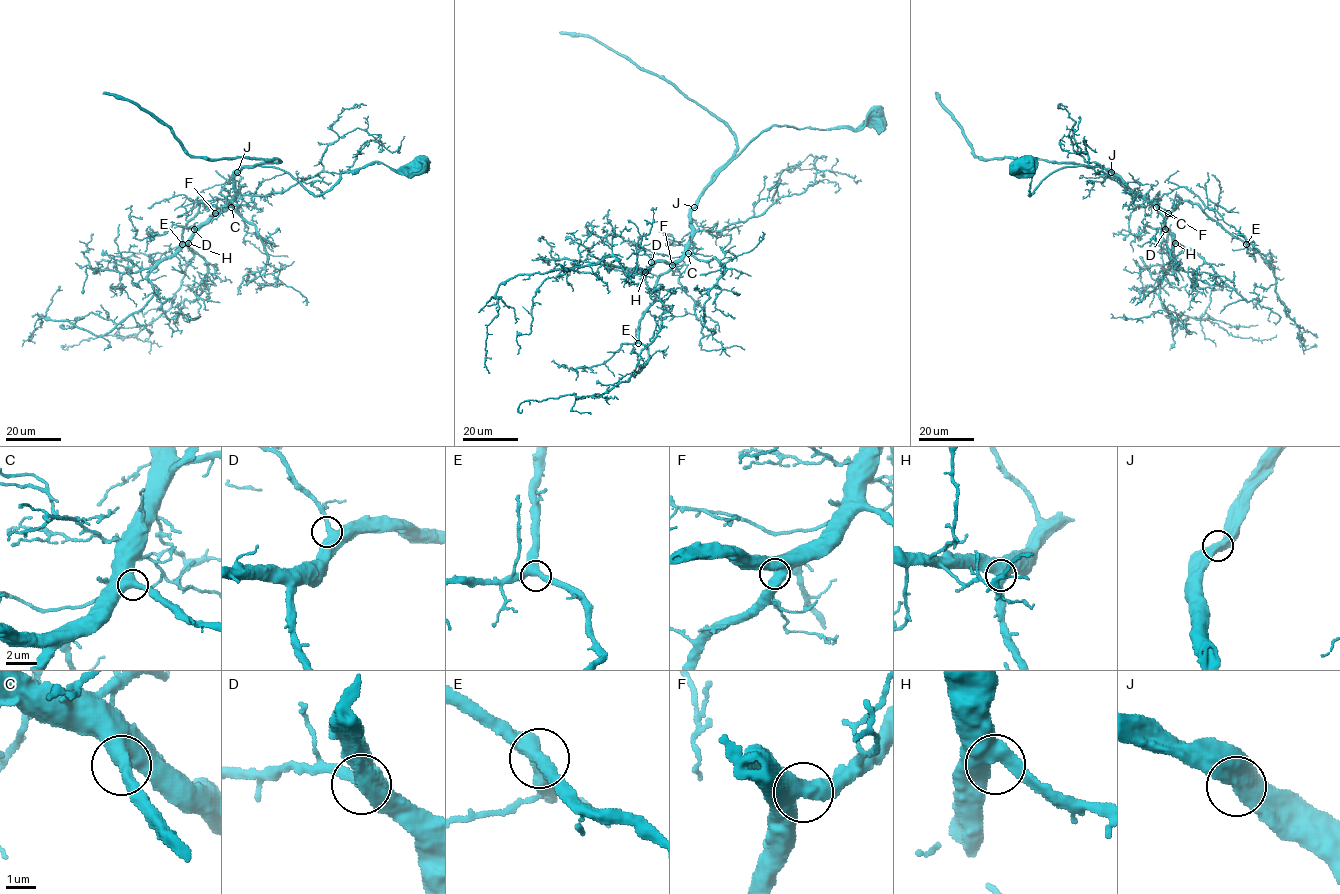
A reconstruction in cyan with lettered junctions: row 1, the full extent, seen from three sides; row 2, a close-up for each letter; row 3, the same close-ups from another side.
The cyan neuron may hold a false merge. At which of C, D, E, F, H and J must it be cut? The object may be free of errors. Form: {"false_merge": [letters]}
{"false_merge": []}

